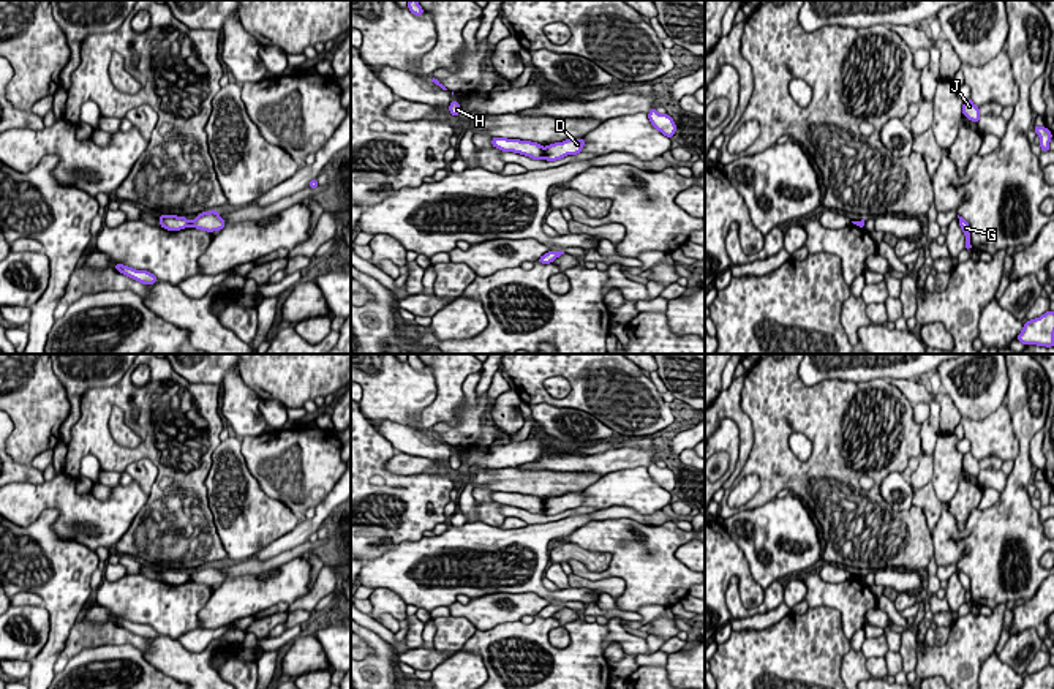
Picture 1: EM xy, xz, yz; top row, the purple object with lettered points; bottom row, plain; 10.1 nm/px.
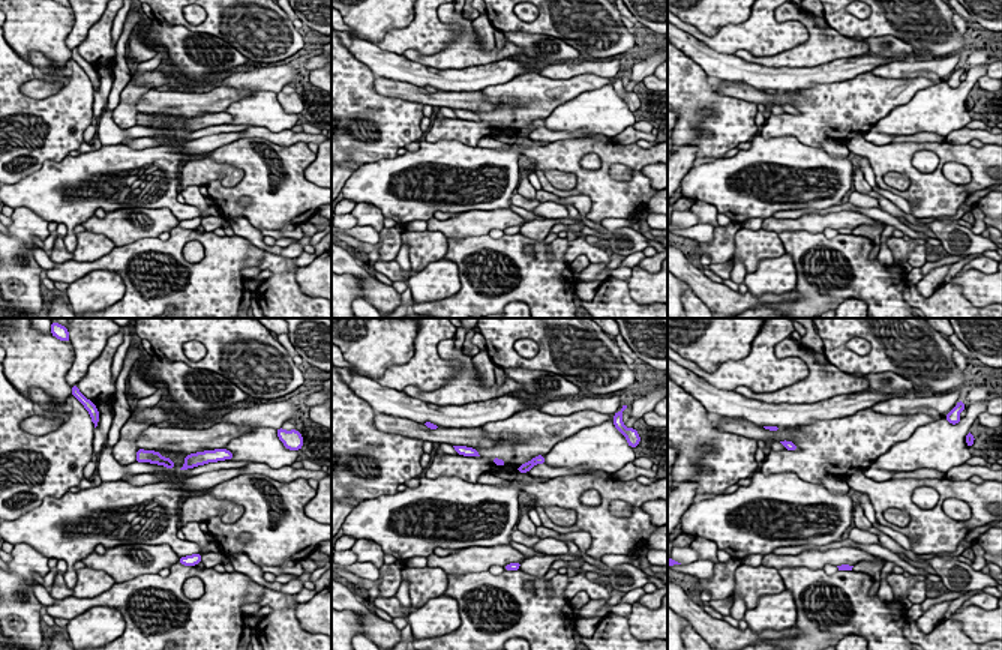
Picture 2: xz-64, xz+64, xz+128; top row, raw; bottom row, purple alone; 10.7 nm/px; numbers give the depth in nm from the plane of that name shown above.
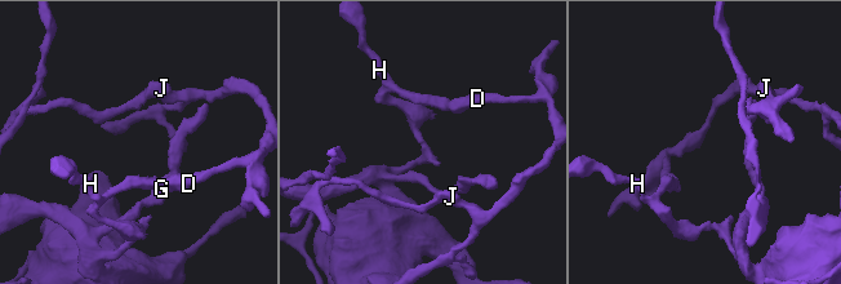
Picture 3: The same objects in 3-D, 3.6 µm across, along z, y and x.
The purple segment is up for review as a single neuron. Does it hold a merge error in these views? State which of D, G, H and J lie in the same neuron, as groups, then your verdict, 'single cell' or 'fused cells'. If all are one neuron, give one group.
groups D J / G H; fused cells

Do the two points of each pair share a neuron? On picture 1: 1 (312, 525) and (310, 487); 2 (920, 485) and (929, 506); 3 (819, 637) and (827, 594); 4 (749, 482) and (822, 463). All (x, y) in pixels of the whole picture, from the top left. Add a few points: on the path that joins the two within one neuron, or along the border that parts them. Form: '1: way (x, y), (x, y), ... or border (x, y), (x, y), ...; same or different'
1: border (334, 485), (315, 508); different
2: way (923, 490), (928, 501); same
3: border (809, 607), (833, 607), (839, 613), (846, 637); different
4: border (756, 473), (759, 490), (737, 509); different

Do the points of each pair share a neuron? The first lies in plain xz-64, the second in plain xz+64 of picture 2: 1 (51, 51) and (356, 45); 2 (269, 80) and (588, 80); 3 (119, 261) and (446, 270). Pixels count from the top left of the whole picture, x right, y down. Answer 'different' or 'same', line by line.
1: different
2: same
3: different

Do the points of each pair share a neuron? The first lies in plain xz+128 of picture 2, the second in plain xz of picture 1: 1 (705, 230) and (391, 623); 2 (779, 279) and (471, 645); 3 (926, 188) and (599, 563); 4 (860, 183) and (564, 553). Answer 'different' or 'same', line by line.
1: same
2: different
3: different
4: different

